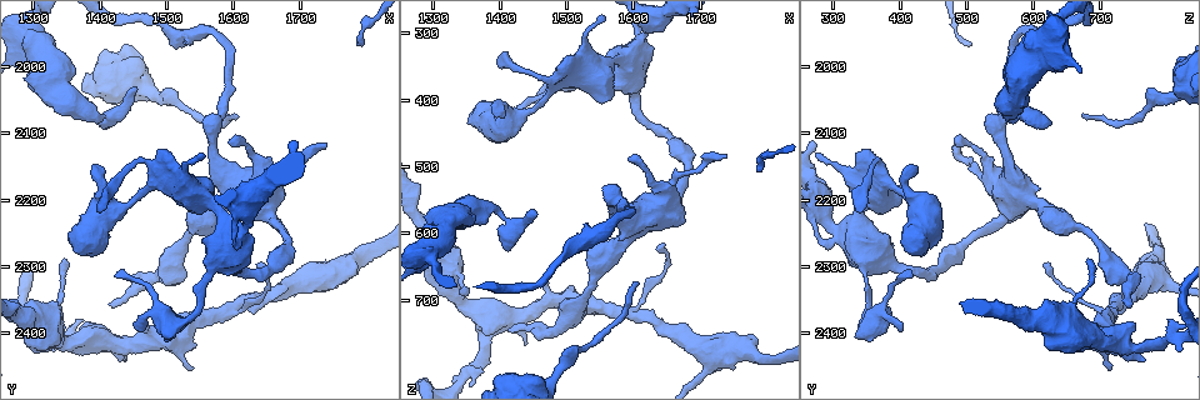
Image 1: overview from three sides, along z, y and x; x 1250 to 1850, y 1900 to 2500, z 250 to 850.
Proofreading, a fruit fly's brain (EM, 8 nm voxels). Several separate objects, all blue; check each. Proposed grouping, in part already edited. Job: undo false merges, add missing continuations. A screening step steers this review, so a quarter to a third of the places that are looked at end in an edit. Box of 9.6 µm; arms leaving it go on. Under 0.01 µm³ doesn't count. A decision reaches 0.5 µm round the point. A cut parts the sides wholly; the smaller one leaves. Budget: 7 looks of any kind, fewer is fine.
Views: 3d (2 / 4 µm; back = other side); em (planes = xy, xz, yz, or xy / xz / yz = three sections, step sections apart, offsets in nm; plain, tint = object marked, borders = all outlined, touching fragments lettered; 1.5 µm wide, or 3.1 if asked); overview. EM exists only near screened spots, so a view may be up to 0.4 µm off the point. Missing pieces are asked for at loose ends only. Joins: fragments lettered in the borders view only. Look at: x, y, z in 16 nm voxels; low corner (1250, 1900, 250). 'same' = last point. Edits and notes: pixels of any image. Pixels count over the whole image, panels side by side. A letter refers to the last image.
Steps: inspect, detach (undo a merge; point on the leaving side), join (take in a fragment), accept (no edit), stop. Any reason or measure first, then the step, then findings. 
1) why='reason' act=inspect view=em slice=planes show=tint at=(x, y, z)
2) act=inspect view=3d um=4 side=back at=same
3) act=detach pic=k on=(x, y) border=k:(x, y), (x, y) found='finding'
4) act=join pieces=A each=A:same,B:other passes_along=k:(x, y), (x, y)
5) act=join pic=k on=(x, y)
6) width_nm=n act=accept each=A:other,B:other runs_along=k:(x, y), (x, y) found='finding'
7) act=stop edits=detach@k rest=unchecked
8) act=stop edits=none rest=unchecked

why='long arm stops here' act=inspect view=3d um=2 at=(1600, 2075, 670)

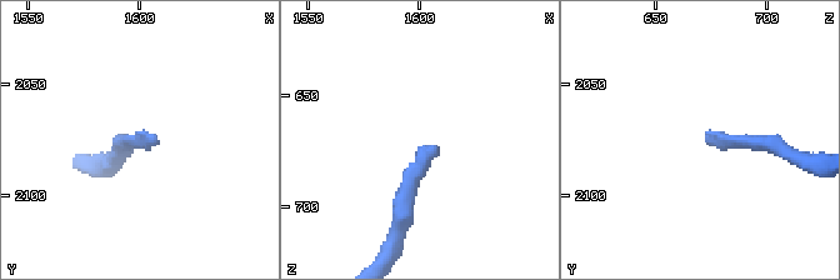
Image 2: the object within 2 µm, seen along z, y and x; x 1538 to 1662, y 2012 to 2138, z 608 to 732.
act=inspect view=em slice=planes show=borders at=(1605, 2073, 672)

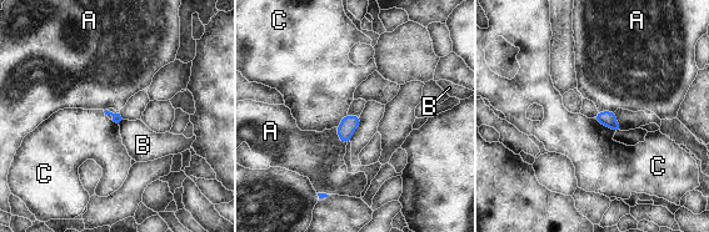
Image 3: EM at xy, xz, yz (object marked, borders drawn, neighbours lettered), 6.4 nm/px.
act=accept each=A:other,B:other,C:other found='none of them fits'

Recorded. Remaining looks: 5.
why='free end' act=inspect view=em slice=xy step=8 show=tint at=(1740, 2115, 485)

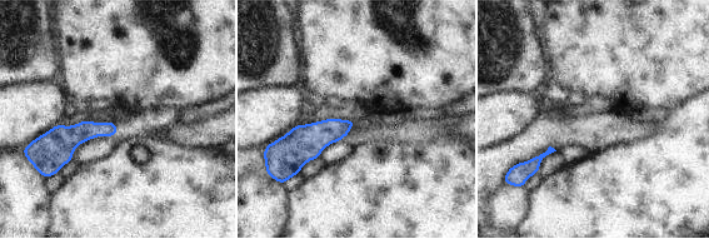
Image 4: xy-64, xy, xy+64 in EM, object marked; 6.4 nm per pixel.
why='another direction' act=inspect view=em slice=xz step=8 show=tint at=same

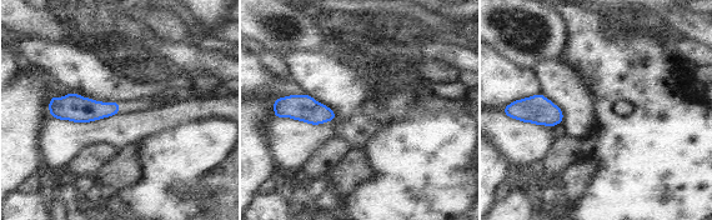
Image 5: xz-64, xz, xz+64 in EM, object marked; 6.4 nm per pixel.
act=inspect view=em slice=xz step=8 show=borders at=same

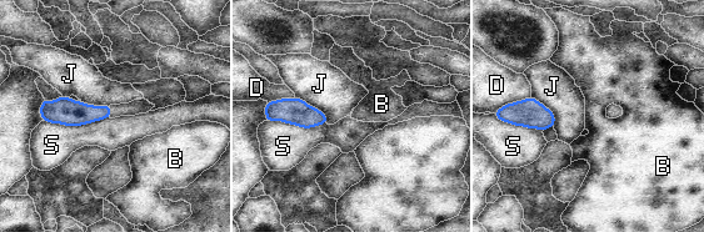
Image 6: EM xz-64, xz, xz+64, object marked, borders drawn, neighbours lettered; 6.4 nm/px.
act=accept each=B:other,D:other,J:other,S:other border=6:(109, 116), (81, 125), (43, 121) found='no lettered fragment goes on from it'

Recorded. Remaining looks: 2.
act=stop edits=none rest=unchecked

